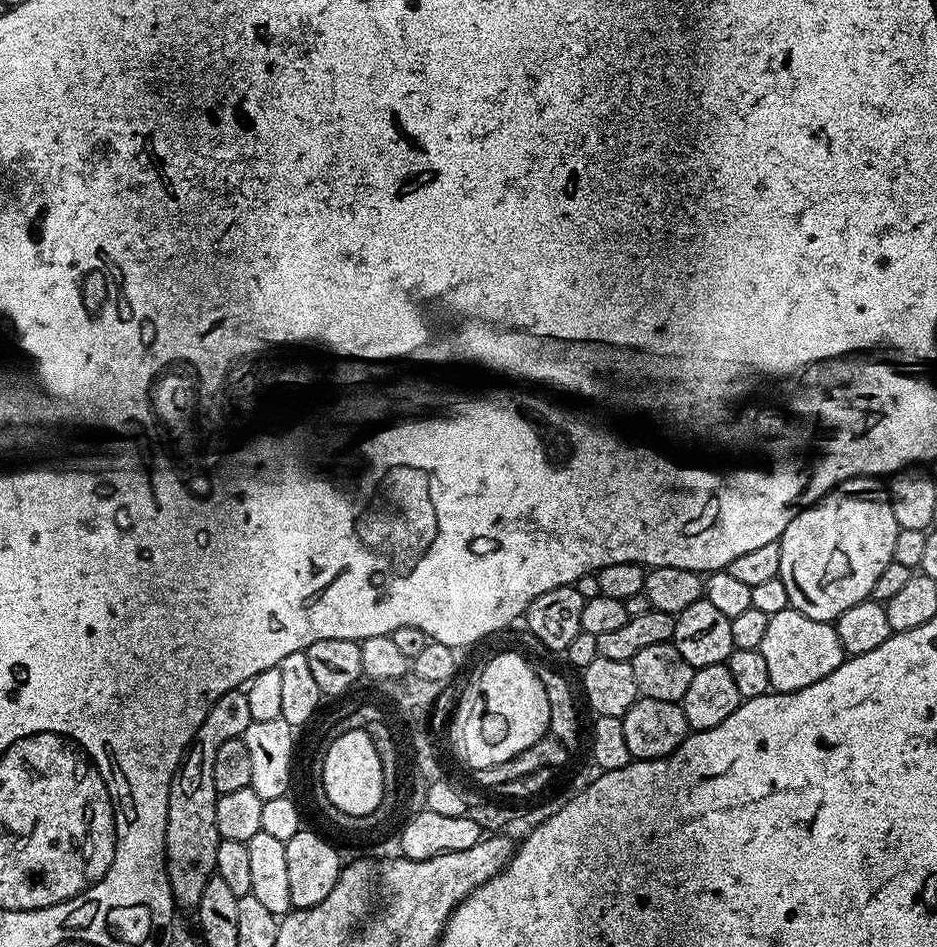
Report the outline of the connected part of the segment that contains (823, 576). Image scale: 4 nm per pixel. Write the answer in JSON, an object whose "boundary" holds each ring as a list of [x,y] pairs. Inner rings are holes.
{"boundary":[[[855,476],[836,485],[816,504],[804,508],[786,526],[780,535],[782,566],[780,580],[786,586],[786,594],[791,607],[797,608],[806,618],[835,622],[850,606],[869,599],[874,590],[874,582],[894,558],[894,542],[901,528],[894,522],[894,510],[888,505],[888,493],[879,479],[871,476]]]}

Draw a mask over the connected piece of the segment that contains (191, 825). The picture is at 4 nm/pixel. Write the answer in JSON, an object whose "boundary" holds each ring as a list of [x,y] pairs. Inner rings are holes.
{"boundary":[[[233,690],[222,694],[217,700],[212,701],[212,707],[208,709],[206,718],[196,729],[183,757],[182,763],[177,767],[168,785],[168,817],[166,818],[166,830],[164,831],[164,850],[162,864],[166,869],[168,887],[172,893],[173,901],[188,910],[195,909],[196,903],[202,898],[202,890],[206,890],[208,880],[216,870],[216,855],[220,845],[220,835],[216,825],[216,802],[218,793],[214,786],[214,758],[218,755],[218,749],[226,742],[238,740],[243,737],[247,728],[252,725],[250,714],[250,702],[247,691]]]}

